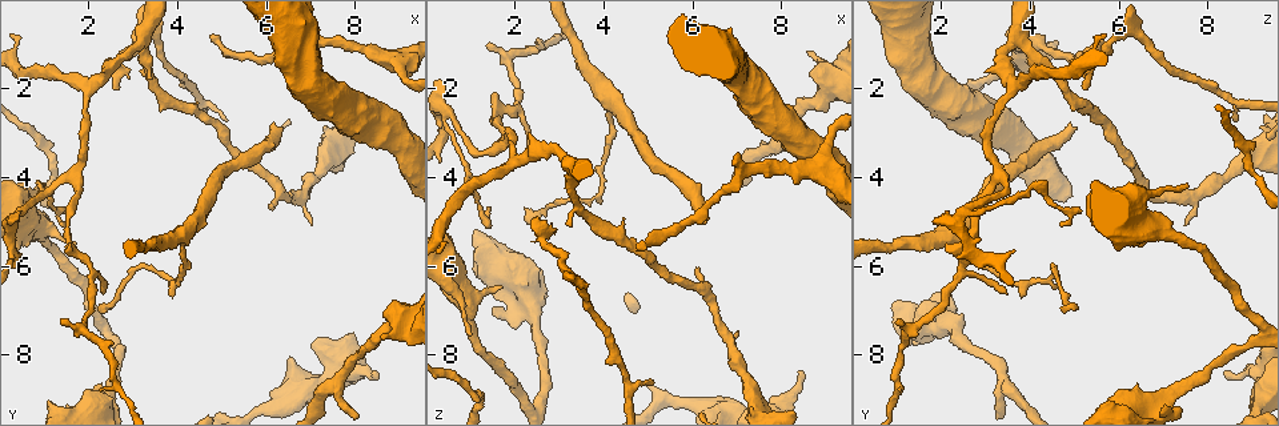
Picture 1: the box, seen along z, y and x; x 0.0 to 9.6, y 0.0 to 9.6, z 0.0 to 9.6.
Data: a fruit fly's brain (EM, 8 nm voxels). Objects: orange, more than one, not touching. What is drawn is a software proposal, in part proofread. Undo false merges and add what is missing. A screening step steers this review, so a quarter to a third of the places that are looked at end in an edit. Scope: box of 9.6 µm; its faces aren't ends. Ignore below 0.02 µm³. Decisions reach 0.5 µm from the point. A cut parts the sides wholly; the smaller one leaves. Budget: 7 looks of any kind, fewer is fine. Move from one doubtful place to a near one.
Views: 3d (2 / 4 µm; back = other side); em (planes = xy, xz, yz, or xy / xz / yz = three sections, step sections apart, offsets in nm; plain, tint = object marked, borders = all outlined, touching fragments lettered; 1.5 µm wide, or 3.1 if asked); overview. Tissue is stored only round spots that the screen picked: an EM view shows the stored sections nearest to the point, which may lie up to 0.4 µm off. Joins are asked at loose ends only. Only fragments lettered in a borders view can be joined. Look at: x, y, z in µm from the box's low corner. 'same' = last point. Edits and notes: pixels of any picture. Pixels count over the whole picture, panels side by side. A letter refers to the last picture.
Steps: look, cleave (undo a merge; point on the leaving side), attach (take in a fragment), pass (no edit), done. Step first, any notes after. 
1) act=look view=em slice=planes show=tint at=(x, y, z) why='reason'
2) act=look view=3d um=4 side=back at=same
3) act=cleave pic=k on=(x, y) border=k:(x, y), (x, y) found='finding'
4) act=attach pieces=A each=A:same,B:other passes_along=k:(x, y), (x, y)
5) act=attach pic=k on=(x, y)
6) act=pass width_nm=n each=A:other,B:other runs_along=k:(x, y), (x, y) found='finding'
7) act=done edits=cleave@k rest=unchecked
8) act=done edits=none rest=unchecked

act=look view=3d um=2 side=back at=(6.35, 2.85, 5.00) why='branch stops here'

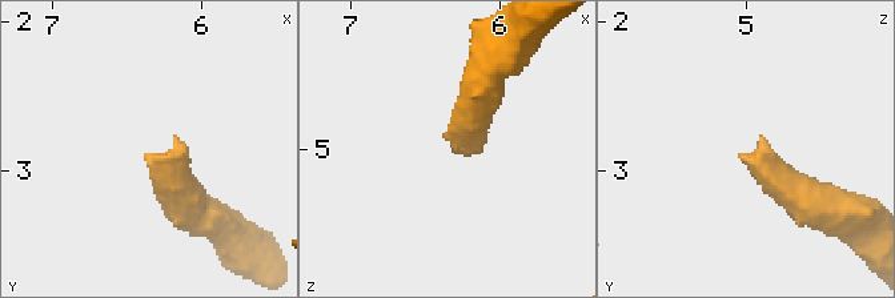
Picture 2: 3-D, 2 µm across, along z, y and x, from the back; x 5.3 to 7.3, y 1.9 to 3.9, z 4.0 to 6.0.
act=look view=em slice=planes show=tint at=(6.30, 2.90, 5.00) why='shape alone is not enough'

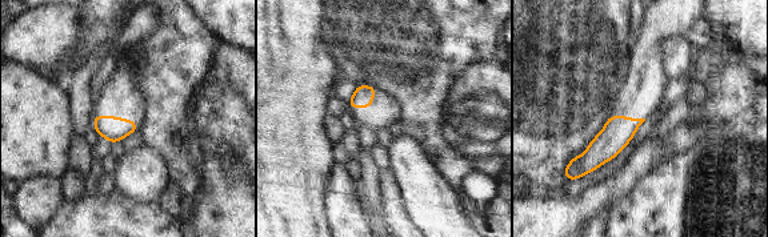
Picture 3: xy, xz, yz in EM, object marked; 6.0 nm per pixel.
act=look view=em slice=planes show=borders at=same why='what lies round it'

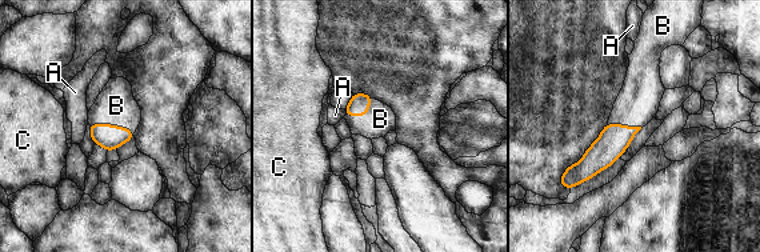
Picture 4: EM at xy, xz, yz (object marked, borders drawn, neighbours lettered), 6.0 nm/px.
act=attach pieces=B each=A:other,B:same,C:other passes_along=4:(108, 136), (111, 124), (116, 106) found='it goes on there'

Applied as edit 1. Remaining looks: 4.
act=look view=overview

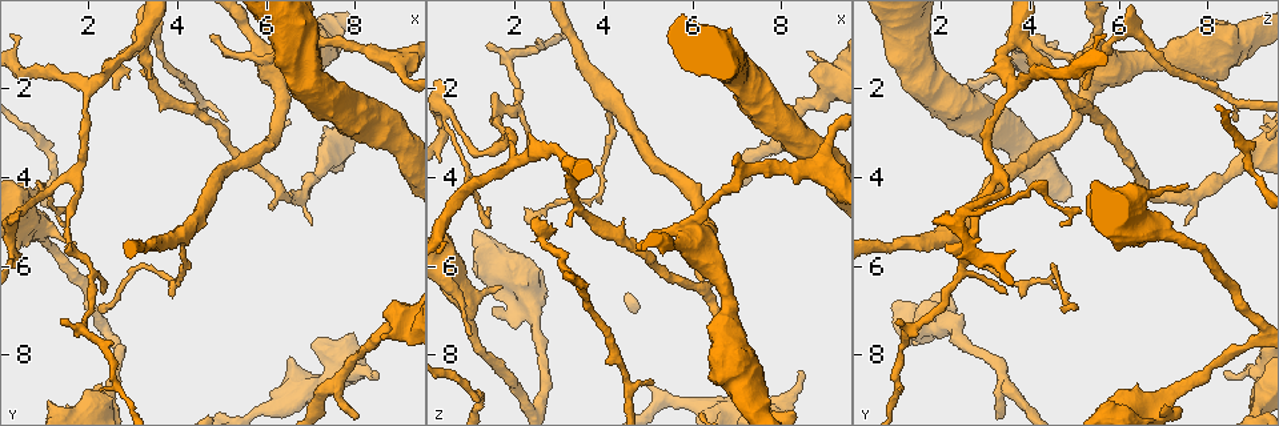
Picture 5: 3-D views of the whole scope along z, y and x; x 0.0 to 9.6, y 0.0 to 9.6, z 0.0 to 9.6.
act=look view=3d um=4 at=(4.70, 0.80, 5.50) why='free end'

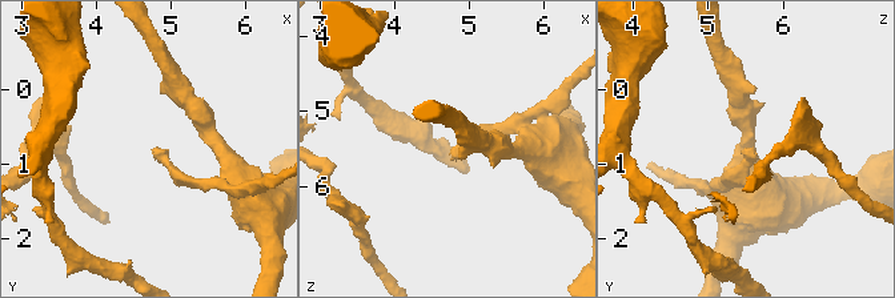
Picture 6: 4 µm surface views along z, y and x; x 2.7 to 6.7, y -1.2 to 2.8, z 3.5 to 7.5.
act=look view=em slice=planes show=borders at=(4.75, 0.80, 5.55) why='need the tissue'

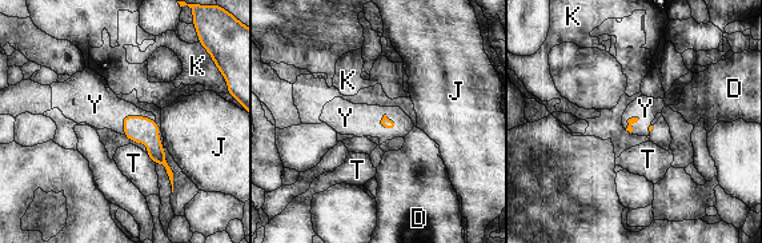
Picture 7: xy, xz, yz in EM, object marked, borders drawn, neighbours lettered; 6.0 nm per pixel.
act=attach pieces=Y longest_contact=Y:220nm each=D:other,J:other,K:other,T:other,Y:same passes_along=7:(139, 130), (131, 115), (95, 104) found='the neuron continues'

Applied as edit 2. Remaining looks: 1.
act=look view=em slice=planes show=borders at=(1.40, 5.10, 4.70) why='long arm stops here'

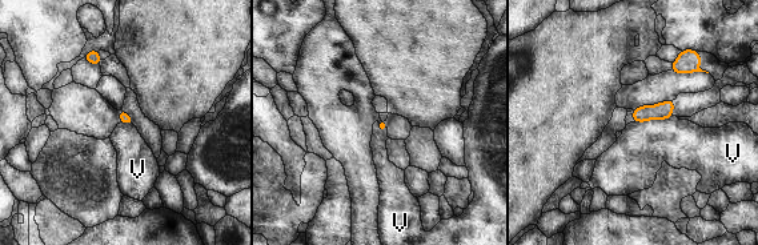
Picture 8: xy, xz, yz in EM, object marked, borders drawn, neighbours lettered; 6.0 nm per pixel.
act=pass longest_contact=V:240nm each=V:other border=8:(672, 115), (668, 119), (634, 123) found='no lettered fragment goes on from it'

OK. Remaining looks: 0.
act=done edits=attach@4,attach@7 rest=unchecked

